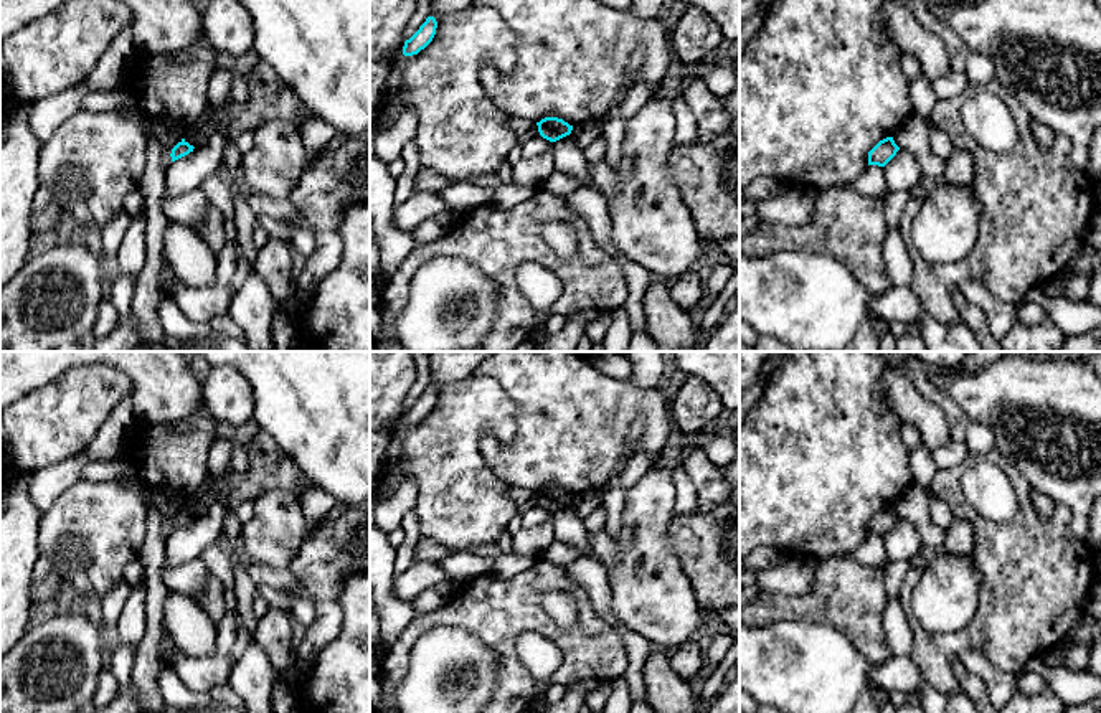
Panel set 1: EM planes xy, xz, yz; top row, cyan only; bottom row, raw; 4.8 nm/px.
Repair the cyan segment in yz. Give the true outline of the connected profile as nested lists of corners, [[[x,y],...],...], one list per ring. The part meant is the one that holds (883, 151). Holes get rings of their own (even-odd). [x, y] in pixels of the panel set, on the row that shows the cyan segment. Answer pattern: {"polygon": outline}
{"polygon": [[[886,137],[868,152],[868,165],[885,167],[898,150],[900,147],[895,144],[893,137]]]}

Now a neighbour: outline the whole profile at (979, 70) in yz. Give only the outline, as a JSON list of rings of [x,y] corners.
[[[969,50],[964,73],[967,78],[967,86],[982,87],[994,79],[994,64],[989,56]]]

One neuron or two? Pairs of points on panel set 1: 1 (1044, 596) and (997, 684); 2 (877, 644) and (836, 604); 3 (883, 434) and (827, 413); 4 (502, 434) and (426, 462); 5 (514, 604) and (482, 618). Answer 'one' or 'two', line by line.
1: two
2: one
3: one
4: one
5: one

